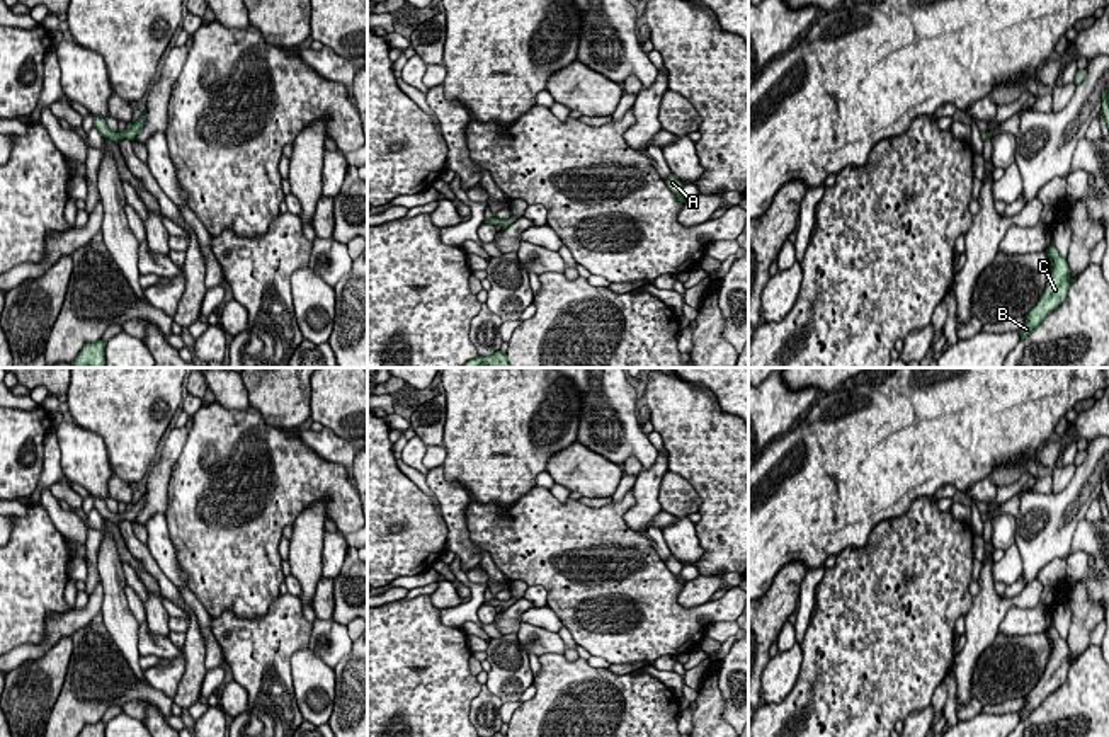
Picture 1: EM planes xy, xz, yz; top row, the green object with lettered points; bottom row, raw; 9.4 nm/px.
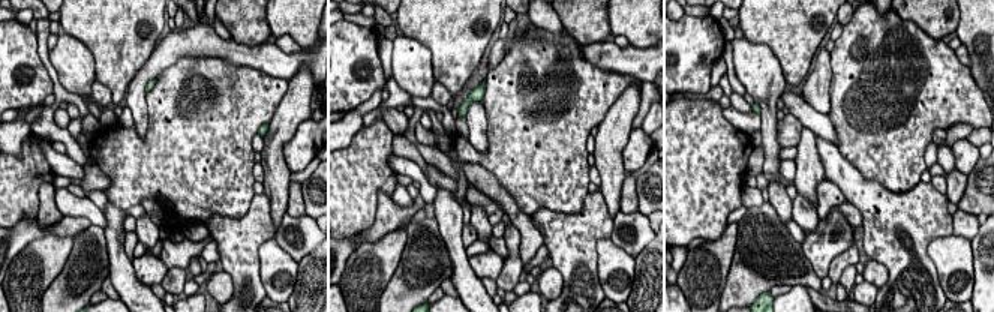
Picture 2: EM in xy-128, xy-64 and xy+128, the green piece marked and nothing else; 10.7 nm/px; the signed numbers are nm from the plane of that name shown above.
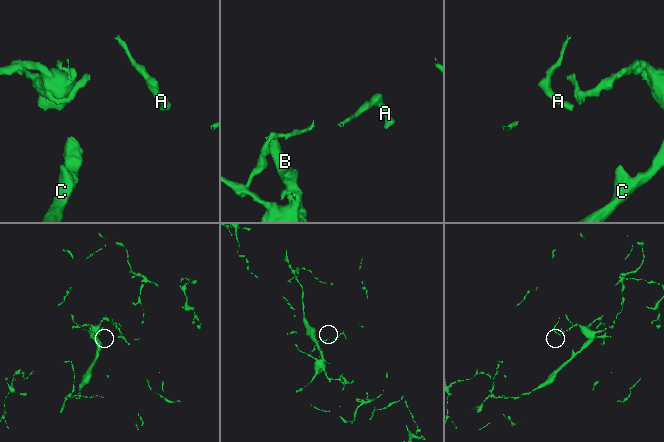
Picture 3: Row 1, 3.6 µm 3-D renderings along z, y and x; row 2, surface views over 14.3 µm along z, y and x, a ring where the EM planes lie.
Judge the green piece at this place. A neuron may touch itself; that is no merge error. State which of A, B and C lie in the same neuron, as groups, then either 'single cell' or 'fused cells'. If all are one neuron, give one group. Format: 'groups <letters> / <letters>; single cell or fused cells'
groups A / B C; fused cells

